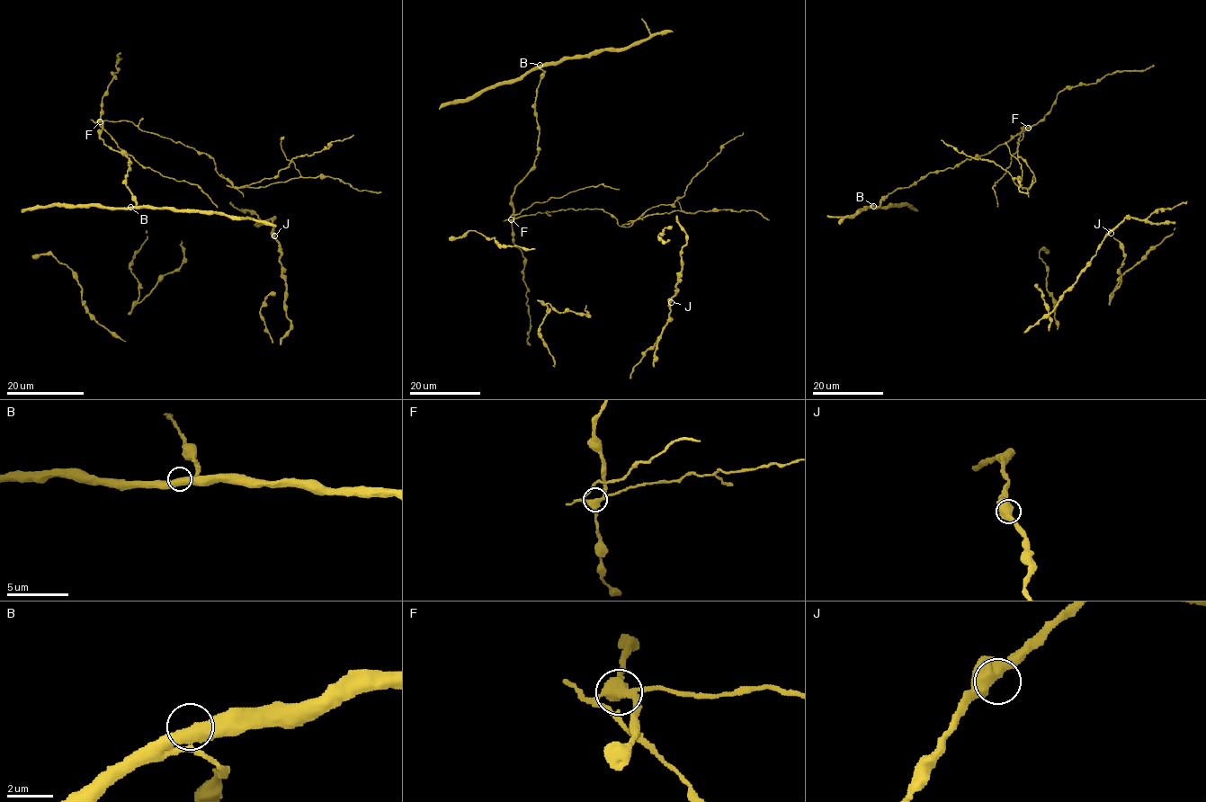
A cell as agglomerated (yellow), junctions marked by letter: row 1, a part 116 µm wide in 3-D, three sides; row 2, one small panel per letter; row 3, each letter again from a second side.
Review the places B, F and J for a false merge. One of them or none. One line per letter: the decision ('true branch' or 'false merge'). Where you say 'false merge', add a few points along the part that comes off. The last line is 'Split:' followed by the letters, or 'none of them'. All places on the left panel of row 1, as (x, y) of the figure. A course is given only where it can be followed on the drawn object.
B: true branch
F: false merge; course (100, 121), (131, 121), (193, 147), (238, 187), (276, 176), (293, 158), (353, 135)
J: true branch
Split: F

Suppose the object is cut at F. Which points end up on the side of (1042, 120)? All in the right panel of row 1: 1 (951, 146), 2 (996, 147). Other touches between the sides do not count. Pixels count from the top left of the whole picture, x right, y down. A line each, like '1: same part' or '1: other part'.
1: other part
2: same part

